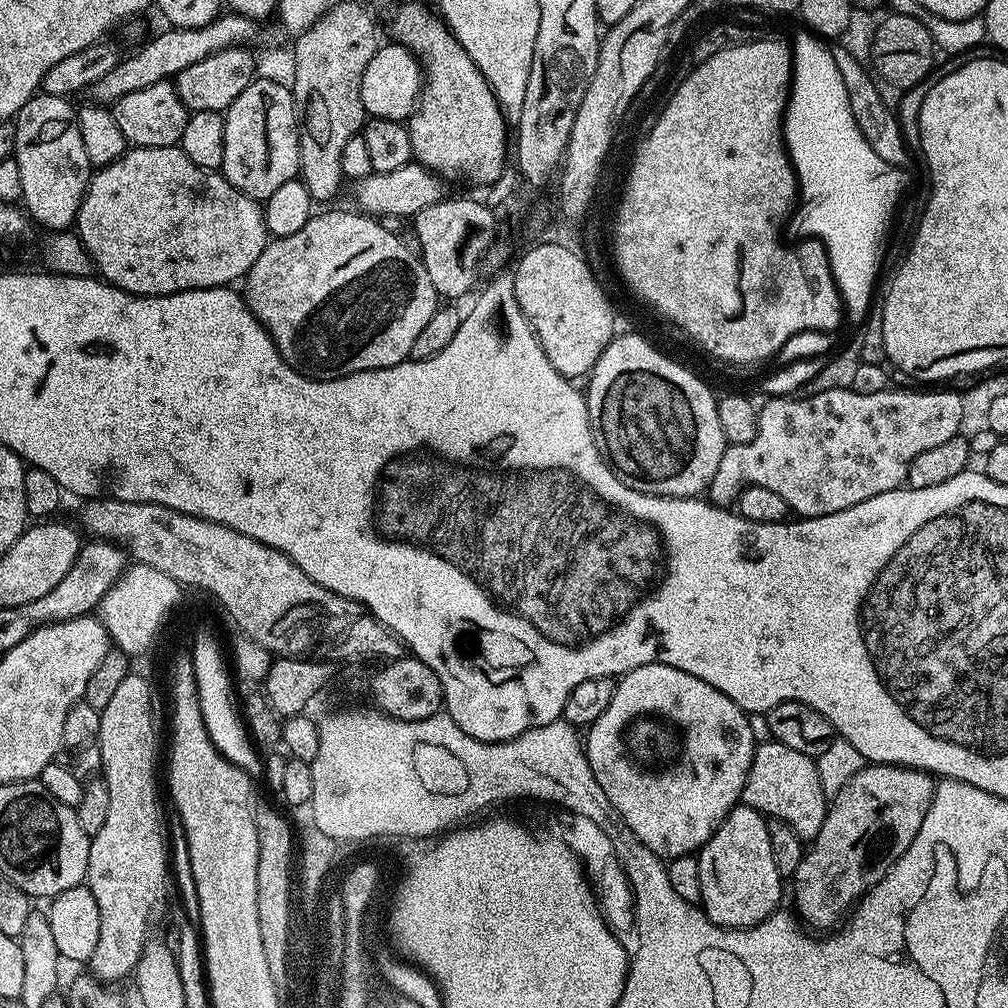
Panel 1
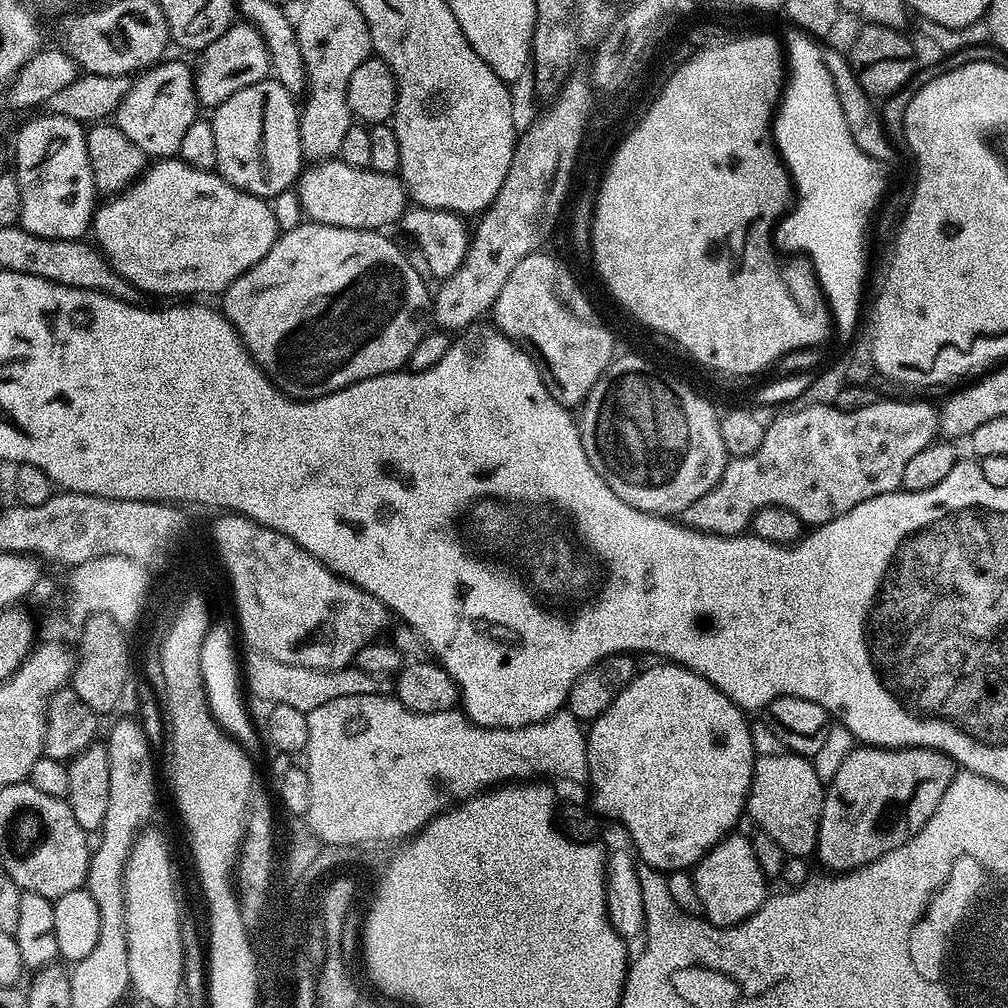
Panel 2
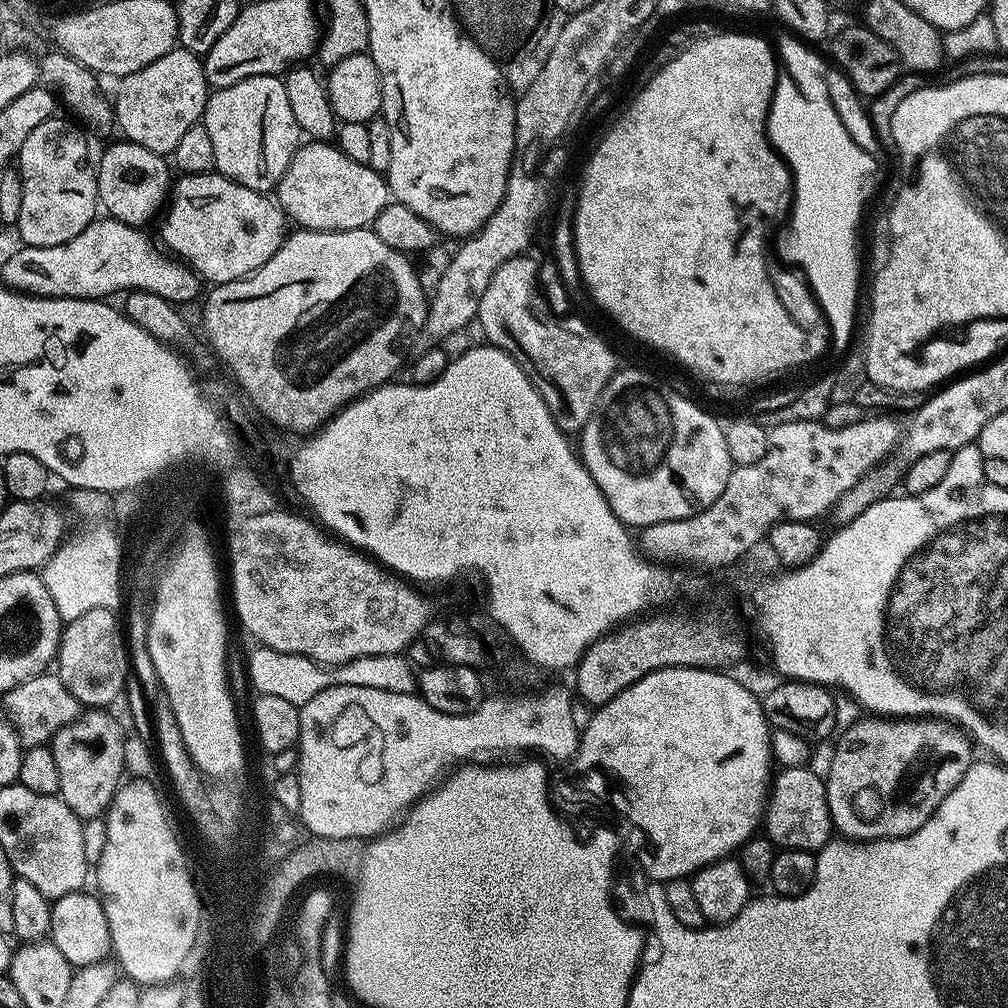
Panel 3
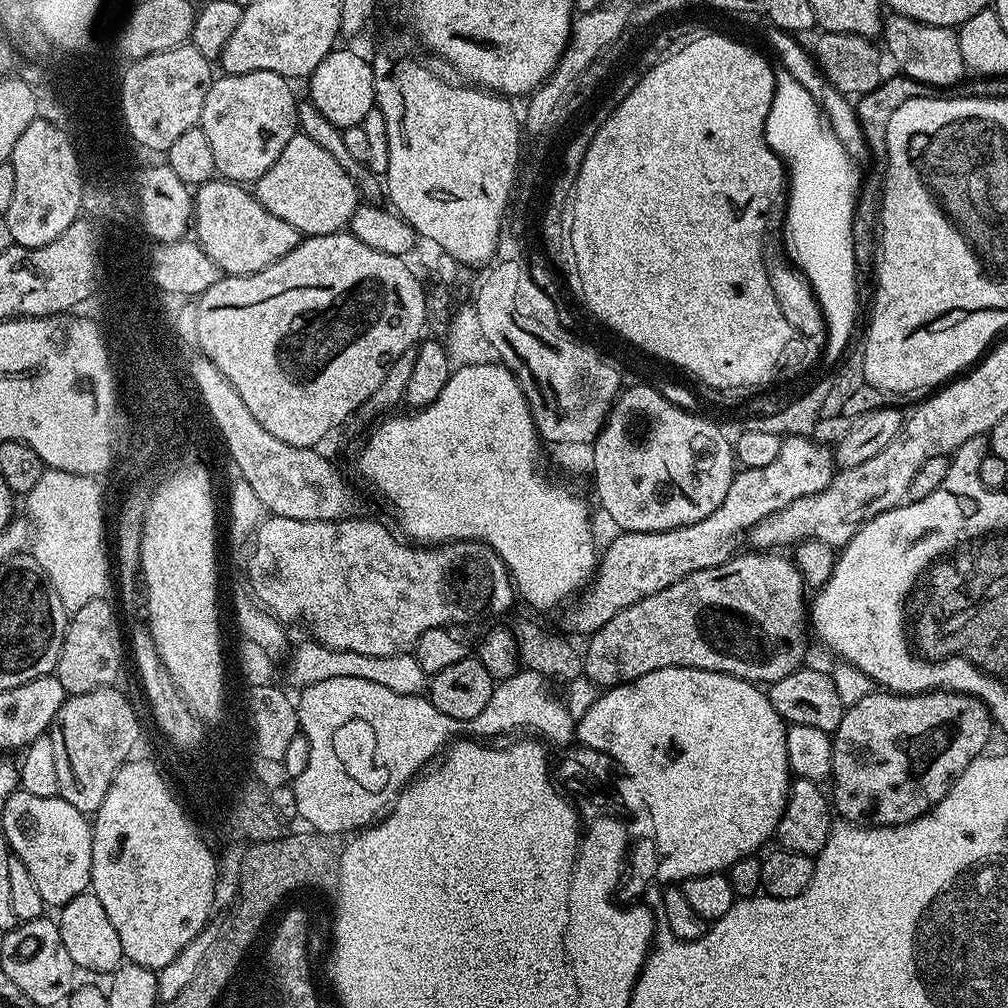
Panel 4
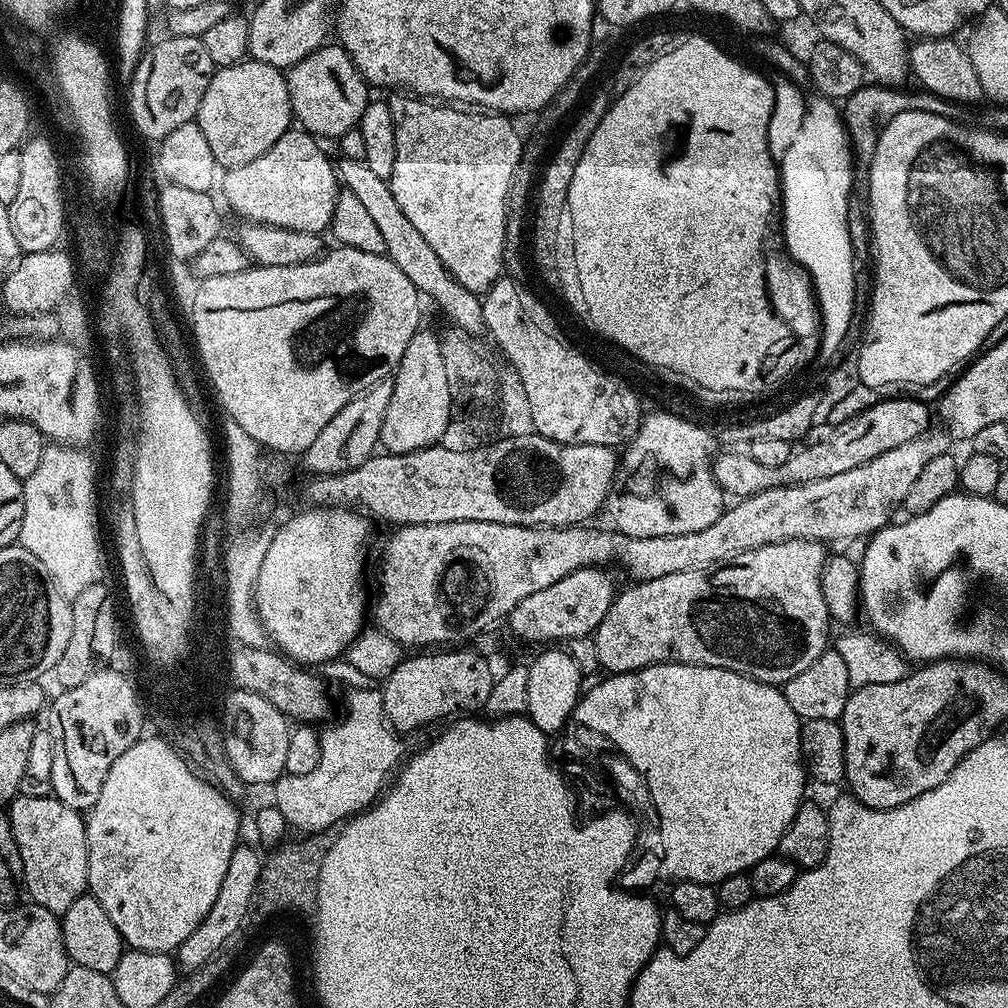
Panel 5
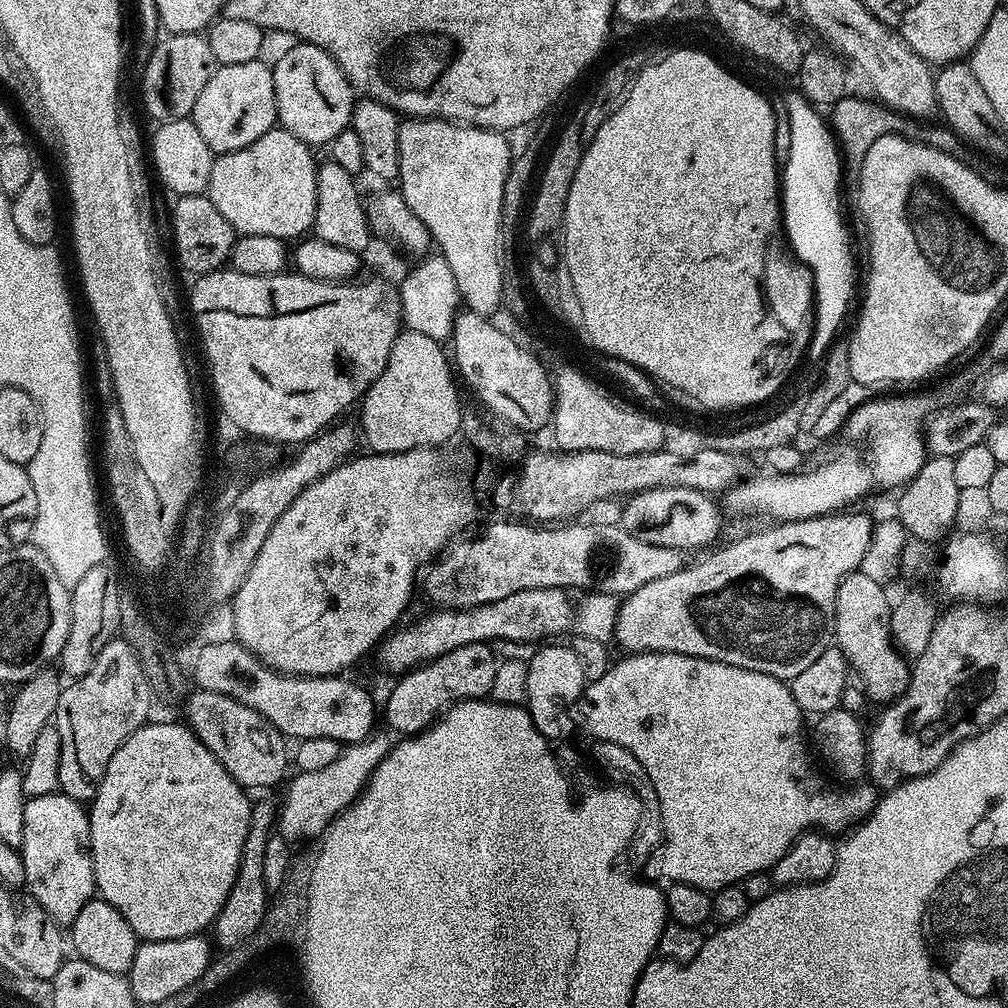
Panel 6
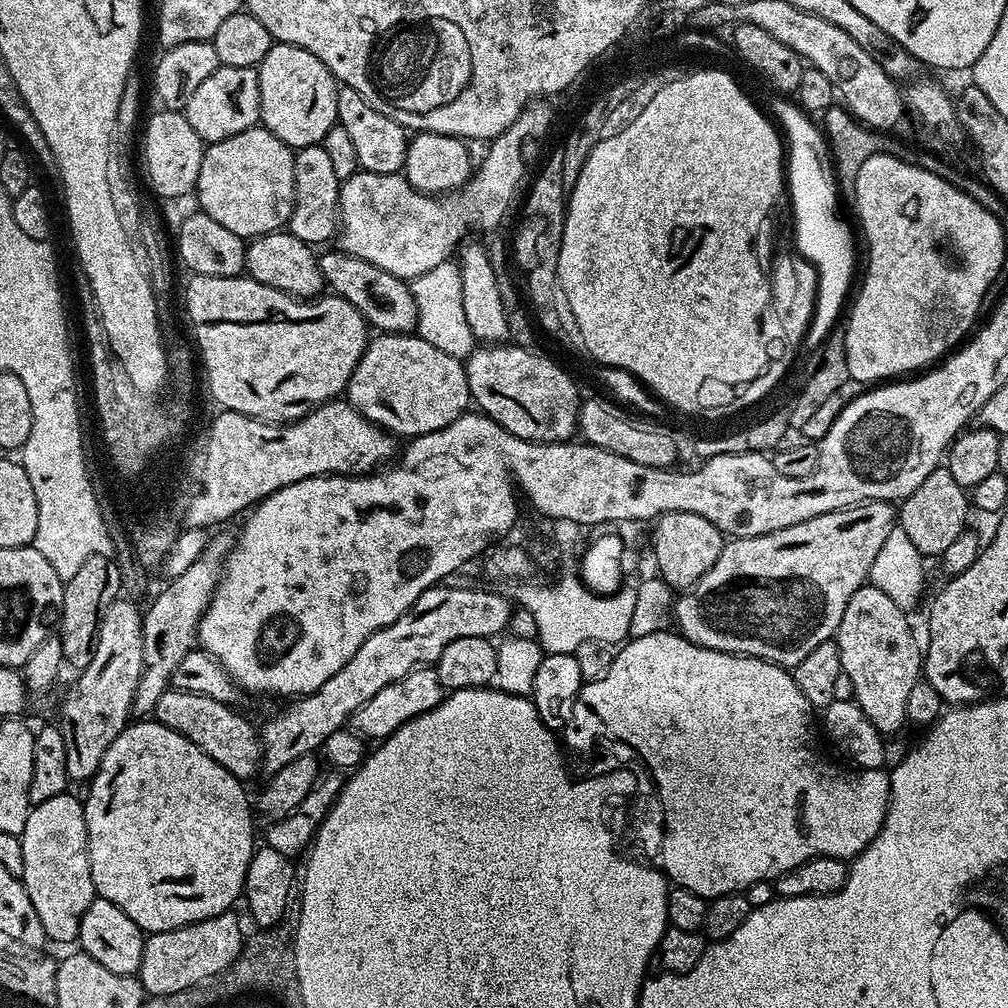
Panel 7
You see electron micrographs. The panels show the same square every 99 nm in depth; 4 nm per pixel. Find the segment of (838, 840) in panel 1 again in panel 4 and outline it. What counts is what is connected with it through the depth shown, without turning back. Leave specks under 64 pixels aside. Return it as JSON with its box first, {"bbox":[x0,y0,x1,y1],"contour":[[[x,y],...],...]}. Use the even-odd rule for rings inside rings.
{"bbox":[830,690,994,828],"contour":[[[873,690],[869,693],[868,696],[862,698],[858,702],[854,702],[853,705],[845,707],[844,709],[844,717],[842,718],[842,722],[838,727],[836,727],[836,731],[831,733],[832,740],[832,772],[830,775],[831,782],[833,781],[836,785],[833,786],[832,792],[830,788],[830,800],[834,805],[835,811],[839,813],[841,817],[845,820],[851,820],[853,824],[862,824],[865,826],[871,826],[874,828],[885,828],[886,826],[894,826],[895,824],[909,824],[911,820],[916,820],[922,814],[926,814],[930,811],[936,803],[942,798],[946,798],[946,794],[950,790],[950,786],[952,783],[959,778],[962,774],[962,770],[966,770],[966,766],[970,766],[970,762],[975,760],[977,756],[981,755],[985,751],[984,748],[988,744],[988,739],[991,738],[992,732],[994,733],[994,721],[990,713],[988,713],[988,708],[985,704],[982,703],[980,699],[976,696],[967,696],[964,692],[950,692],[947,690],[937,690],[935,692],[919,692],[918,694],[914,694],[913,696],[902,696],[898,692],[889,692],[887,690]]]}

